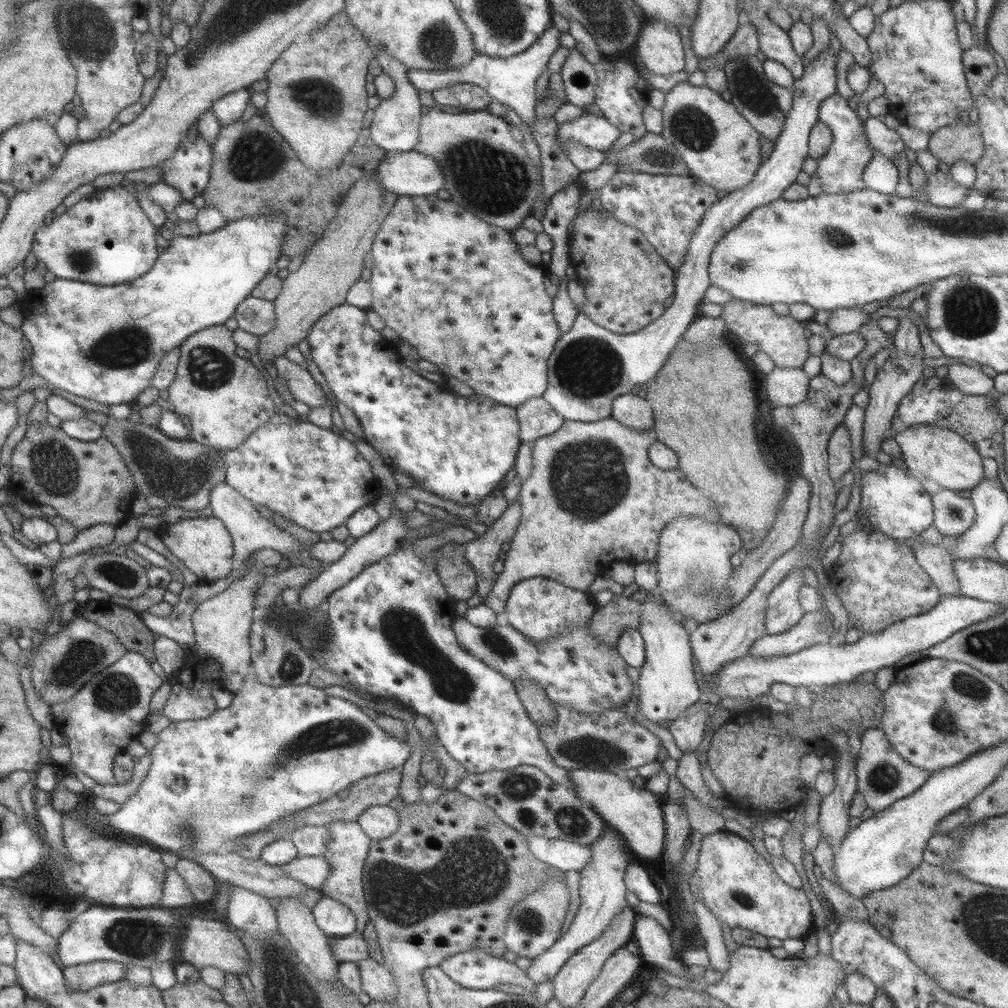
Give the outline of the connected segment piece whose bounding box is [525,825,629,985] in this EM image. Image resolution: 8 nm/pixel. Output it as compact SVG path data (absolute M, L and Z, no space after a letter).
M608 825L605 826L601 836L591 844L592 857L590 864L580 870L579 894L580 905L574 915L565 934L549 947L543 954L532 959L529 968L525 970L526 975L537 985L539 982L551 980L553 975L561 968L561 965L581 945L585 946L591 939L594 939L608 924L610 918L617 914L627 902L627 892L623 874L629 863L629 854L624 850L625 842L620 834Z

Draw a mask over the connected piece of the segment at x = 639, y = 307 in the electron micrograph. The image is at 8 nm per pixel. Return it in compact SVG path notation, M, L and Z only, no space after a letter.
M592 204L586 211L579 211L572 221L568 258L575 266L575 279L583 287L585 297L579 312L595 325L621 335L637 333L661 316L663 302L674 292L675 275L645 235Z

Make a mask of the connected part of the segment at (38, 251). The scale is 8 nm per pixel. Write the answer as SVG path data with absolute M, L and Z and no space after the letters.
M123 186L95 188L91 195L80 198L62 214L52 217L50 224L41 225L34 234L30 252L55 278L114 286L146 274L156 262L159 247L155 244L158 229L147 218L136 198Z

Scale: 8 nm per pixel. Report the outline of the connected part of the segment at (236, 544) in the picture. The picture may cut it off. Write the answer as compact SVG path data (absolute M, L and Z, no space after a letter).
M225 482L216 484L211 489L208 507L211 508L211 514L224 524L224 527L230 534L234 568L238 568L243 560L259 549L271 549L280 554L291 553L291 551L297 553L300 550L295 538L291 538L292 536L288 532L281 530L273 522L260 516L250 500L247 500Z

